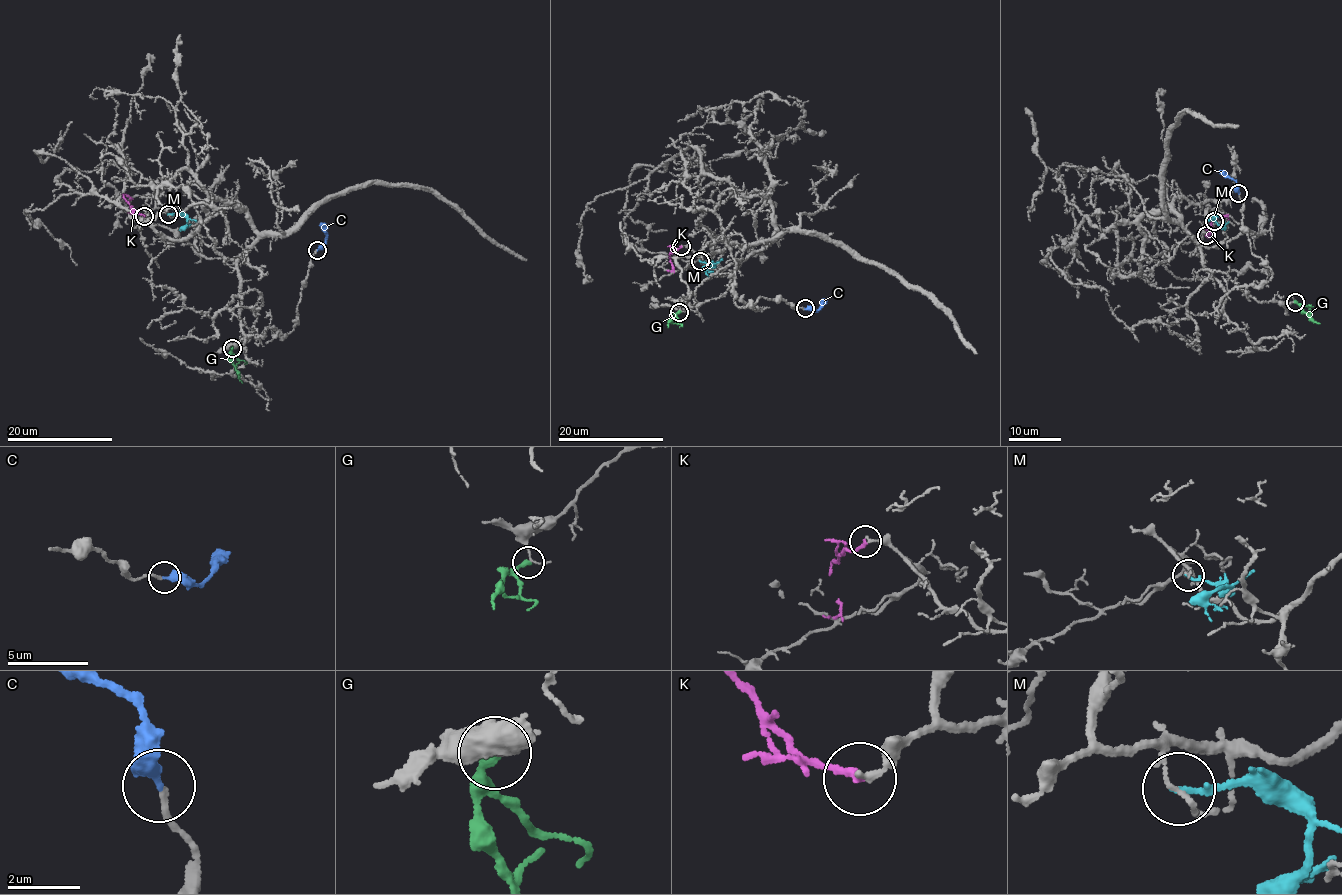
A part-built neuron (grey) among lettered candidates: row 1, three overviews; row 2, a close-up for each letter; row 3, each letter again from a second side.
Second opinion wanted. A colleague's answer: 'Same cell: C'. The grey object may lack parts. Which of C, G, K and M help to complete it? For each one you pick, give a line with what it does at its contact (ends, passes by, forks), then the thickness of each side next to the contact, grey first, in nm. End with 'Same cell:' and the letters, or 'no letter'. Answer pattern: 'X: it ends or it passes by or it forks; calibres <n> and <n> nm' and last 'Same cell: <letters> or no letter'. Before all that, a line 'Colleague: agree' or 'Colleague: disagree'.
Colleague: agree
C: it ends; calibres 180 and 380 nm
Same cell: C

